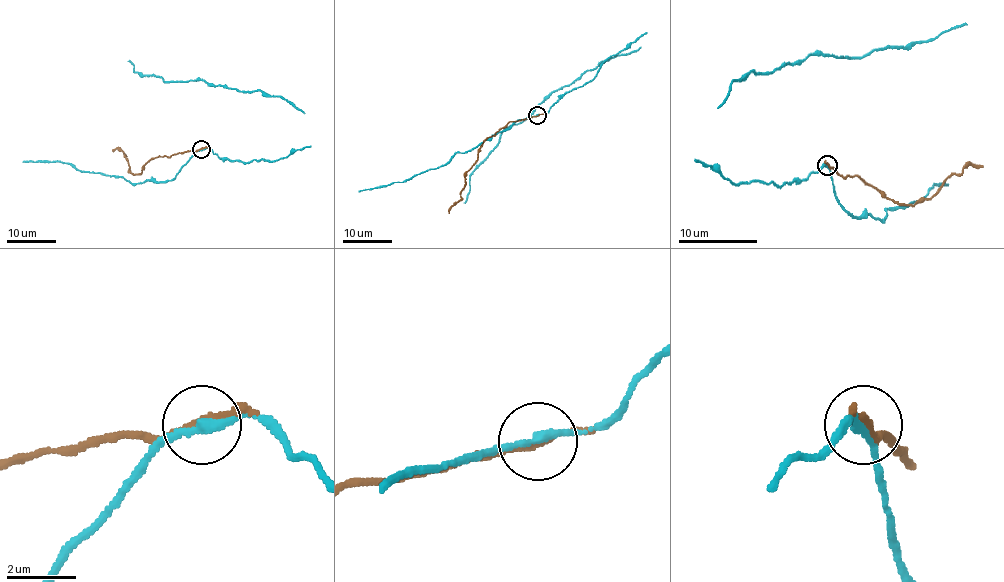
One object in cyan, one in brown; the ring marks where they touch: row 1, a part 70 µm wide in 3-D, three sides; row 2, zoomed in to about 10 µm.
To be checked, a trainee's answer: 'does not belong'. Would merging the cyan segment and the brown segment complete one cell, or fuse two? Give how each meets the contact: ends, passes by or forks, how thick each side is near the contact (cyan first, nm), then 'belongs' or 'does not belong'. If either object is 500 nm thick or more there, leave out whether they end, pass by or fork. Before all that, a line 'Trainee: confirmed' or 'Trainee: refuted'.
Trainee: confirmed
cyan passes by | brown passes by | 240/170 nm | does not belong

